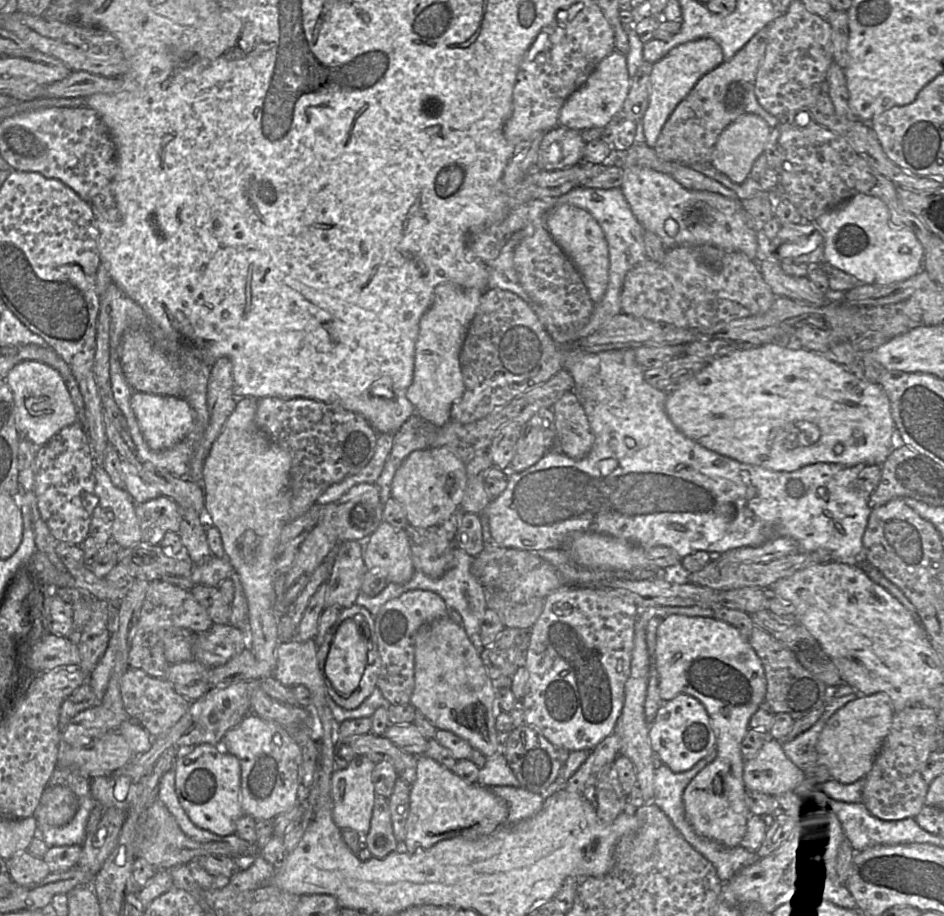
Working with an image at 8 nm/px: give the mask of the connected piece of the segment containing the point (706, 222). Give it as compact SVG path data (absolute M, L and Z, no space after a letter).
M630 166L622 169L623 181L620 189L632 213L645 231L650 231L660 238L666 249L681 245L710 244L726 251L742 252L754 261L757 259L760 233L754 229L752 220L742 206L742 200L714 192L689 190L671 176L647 167Z

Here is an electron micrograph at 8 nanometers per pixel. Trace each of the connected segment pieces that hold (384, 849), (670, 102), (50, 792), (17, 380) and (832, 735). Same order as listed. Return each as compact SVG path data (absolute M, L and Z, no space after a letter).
M375 796L370 829L363 840L371 855L376 858L383 858L398 849L398 843L393 834L388 800L382 796Z
M701 38L676 46L664 58L653 64L649 105L642 117L645 143L649 147L655 146L664 124L699 79L723 61L721 47L713 39Z
M47 785L33 817L39 824L59 827L70 822L78 810L78 799L67 786Z
M25 360L9 372L6 382L13 394L15 423L23 435L37 446L46 444L62 428L78 421L78 413L60 373L49 365Z
M879 692L858 695L831 716L816 744L817 764L824 764L828 768L831 781L851 784L869 773L889 734L894 713L890 697Z

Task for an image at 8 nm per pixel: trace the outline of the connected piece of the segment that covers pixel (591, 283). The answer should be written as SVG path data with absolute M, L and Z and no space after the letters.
M562 204L547 213L545 225L554 241L574 265L592 302L598 303L608 283L609 255L605 237L596 220L581 208Z

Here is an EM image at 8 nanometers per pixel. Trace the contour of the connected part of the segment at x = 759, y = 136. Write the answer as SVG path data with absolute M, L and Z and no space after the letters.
M743 113L720 134L712 152L711 164L731 181L742 183L749 177L755 160L764 153L771 130L760 116Z

